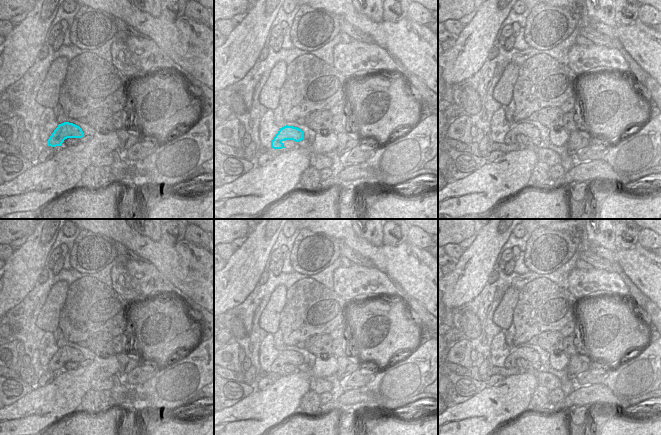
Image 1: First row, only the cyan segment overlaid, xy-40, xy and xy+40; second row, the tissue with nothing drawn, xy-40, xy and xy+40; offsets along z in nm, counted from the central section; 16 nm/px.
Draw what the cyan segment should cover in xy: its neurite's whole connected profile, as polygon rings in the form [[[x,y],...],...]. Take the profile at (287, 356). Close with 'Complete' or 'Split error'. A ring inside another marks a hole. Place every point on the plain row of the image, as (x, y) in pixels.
[[[296,345],[287,346],[287,348],[279,352],[278,357],[275,359],[273,364],[271,365],[271,372],[273,373],[282,373],[284,371],[285,364],[293,364],[295,366],[299,366],[304,363],[304,356],[298,352],[300,347]]]. Split error.

